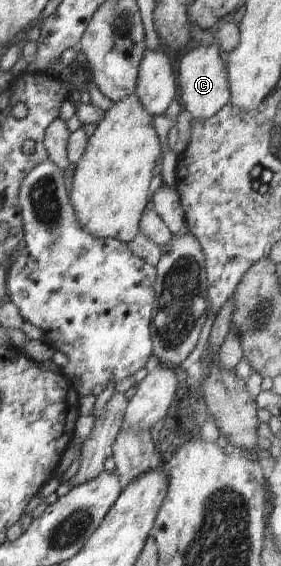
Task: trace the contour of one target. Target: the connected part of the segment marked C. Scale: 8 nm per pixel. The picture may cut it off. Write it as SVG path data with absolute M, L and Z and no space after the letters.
M215 43L199 46L186 53L180 59L176 71L177 87L181 90L184 102L183 108L192 116L194 121L206 121L216 116L226 105L230 104L230 91L226 66L220 58L219 46Z

